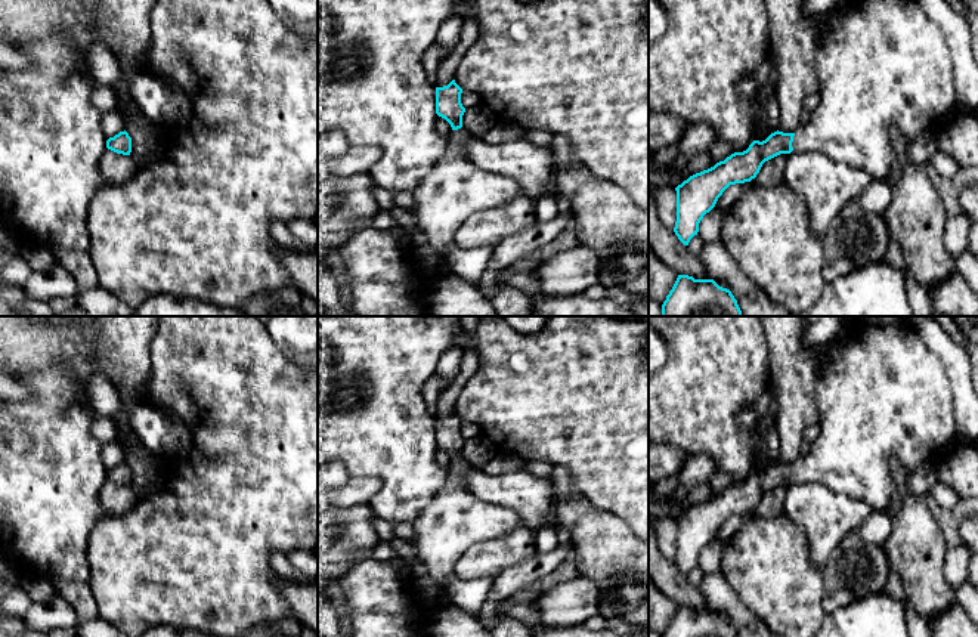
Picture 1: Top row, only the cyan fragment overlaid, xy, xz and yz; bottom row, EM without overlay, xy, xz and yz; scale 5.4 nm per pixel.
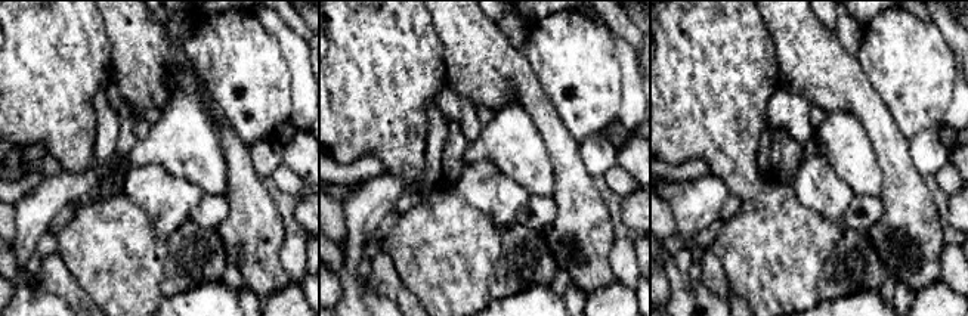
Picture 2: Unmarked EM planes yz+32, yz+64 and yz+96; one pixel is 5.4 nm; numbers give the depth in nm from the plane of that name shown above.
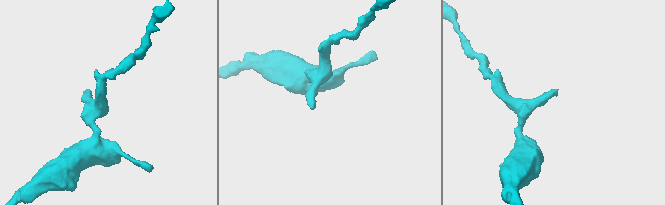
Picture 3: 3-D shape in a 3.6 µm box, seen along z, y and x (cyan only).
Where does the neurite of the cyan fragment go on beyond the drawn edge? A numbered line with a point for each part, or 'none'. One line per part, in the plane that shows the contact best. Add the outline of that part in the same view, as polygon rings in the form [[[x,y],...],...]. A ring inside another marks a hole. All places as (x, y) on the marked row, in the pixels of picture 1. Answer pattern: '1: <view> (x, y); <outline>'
1: yz (884, 64); [[[842,0],[821,16],[823,28],[820,31],[820,49],[817,55],[817,72],[821,83],[820,103],[811,112],[807,124],[799,126],[795,132],[793,151],[820,151],[838,163],[848,164],[867,173],[873,182],[854,200],[867,211],[882,214],[892,198],[892,189],[886,177],[892,167],[892,130],[897,129],[907,142],[913,142],[920,133],[941,130],[947,115],[960,111],[954,90],[953,56],[947,38],[940,25],[920,7],[917,0]]]

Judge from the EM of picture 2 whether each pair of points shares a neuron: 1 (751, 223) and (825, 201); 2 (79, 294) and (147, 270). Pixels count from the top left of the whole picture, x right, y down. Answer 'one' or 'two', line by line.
1: two
2: two

